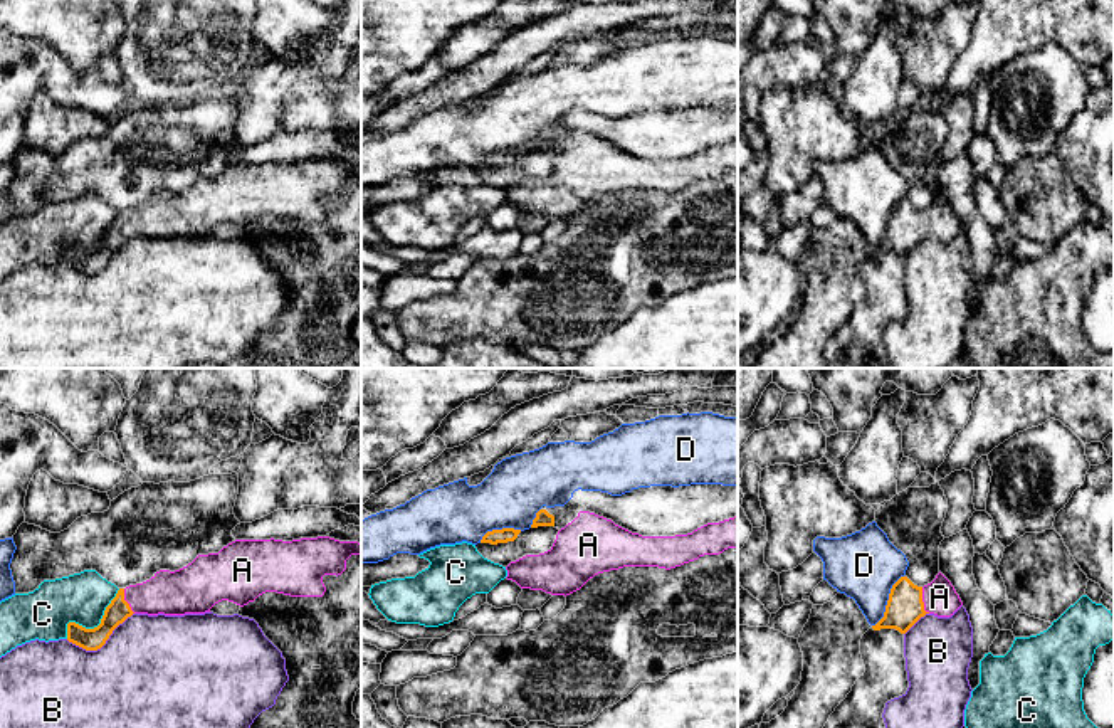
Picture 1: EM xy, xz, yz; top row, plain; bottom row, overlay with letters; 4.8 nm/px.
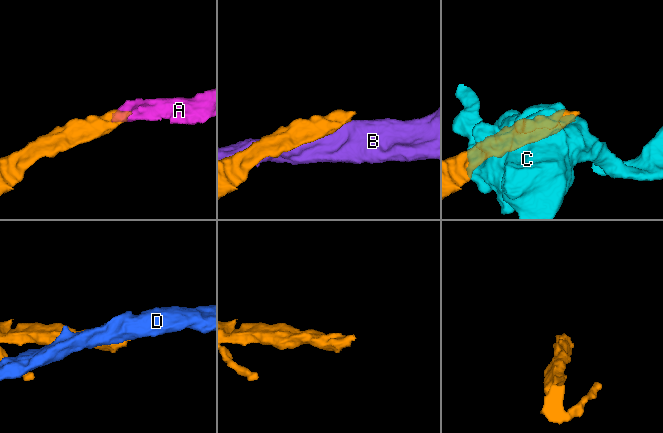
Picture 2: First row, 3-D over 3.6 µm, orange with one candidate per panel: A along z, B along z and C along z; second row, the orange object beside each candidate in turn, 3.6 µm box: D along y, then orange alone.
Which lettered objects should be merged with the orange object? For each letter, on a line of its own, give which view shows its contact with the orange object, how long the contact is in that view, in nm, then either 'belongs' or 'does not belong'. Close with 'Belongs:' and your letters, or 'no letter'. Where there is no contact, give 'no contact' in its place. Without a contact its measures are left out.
A: contact in yz; length 130 nm; belongs
B: contact in xy; length 360 nm; does not belong
C: contact in xy; length 360 nm; does not belong
D: contact in yz; length 280 nm; does not belong
Belongs: A

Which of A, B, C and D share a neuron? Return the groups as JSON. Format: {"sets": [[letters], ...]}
{"sets": [["A"], ["B"], ["C"], ["D"]]}

